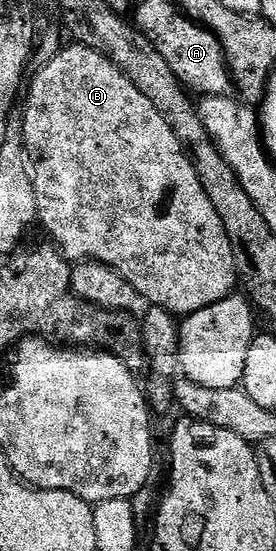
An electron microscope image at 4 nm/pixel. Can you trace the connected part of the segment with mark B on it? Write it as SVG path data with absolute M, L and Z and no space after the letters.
M74 42L60 47L54 56L46 61L47 65L36 74L30 77L31 89L27 92L27 101L23 104L23 124L21 123L21 135L23 137L23 148L27 152L27 163L31 170L31 181L33 182L33 190L35 191L35 210L37 213L38 223L43 223L43 228L48 232L50 243L62 253L64 260L68 262L82 262L84 260L95 260L98 264L104 264L111 268L117 274L129 282L129 286L133 286L136 297L143 296L148 301L148 305L163 308L166 312L171 313L176 318L191 316L197 310L205 310L205 306L213 306L213 302L221 302L225 297L232 295L237 288L237 277L235 275L235 259L233 258L233 246L229 246L229 238L225 234L225 226L221 226L221 218L217 218L217 210L213 210L213 202L209 202L209 194L205 194L205 190L201 186L201 178L197 178L197 170L193 170L191 160L183 152L181 142L177 142L177 134L173 134L173 130L169 130L169 122L165 122L165 118L161 118L161 114L157 110L157 106L153 106L153 102L149 102L149 98L145 98L145 94L141 94L141 90L137 90L137 86L133 86L133 82L129 82L129 78L123 75L122 70L113 62L109 62L109 58L105 58L97 50L86 48L83 44Z

